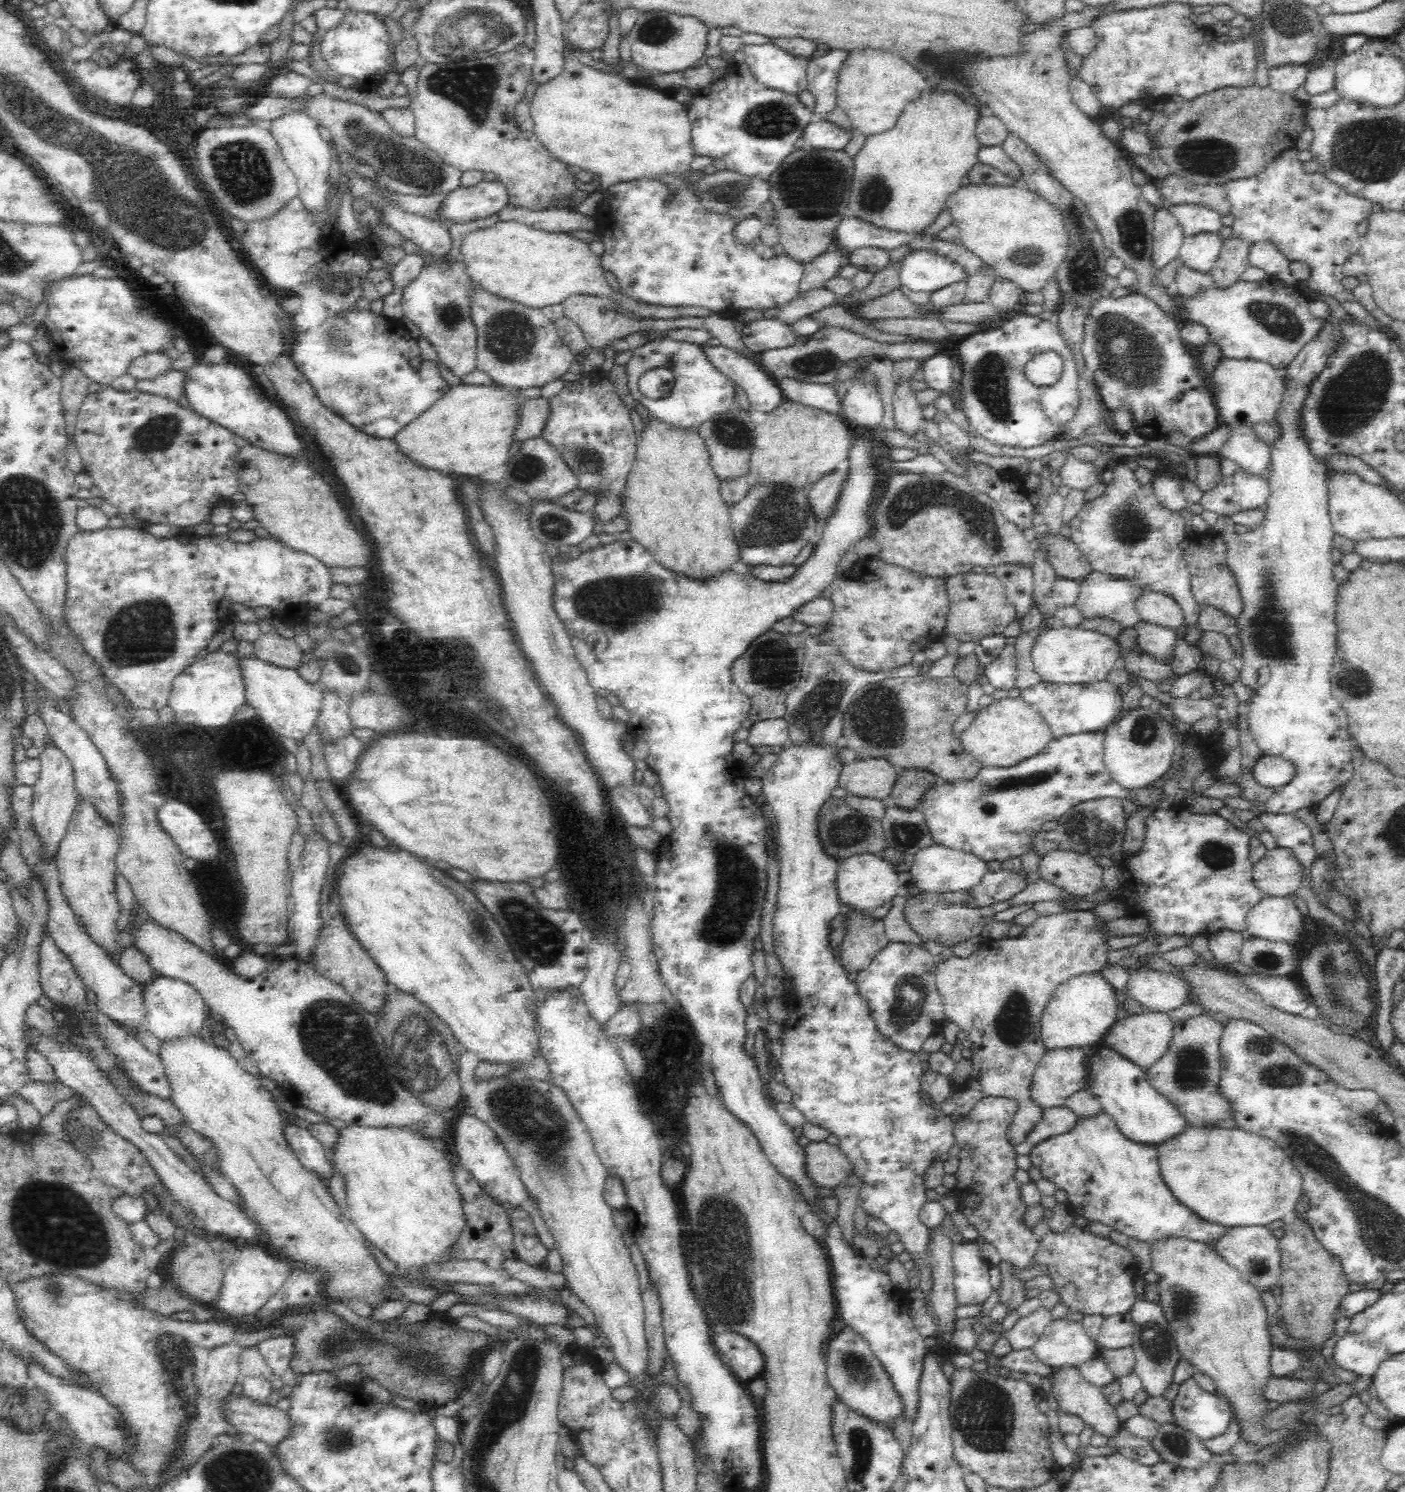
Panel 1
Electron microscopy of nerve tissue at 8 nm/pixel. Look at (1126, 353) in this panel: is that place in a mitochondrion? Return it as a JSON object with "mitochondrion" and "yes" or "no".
{"mitochondrion":"yes"}

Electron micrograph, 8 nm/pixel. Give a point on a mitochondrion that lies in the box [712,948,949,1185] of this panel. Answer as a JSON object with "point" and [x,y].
{"point":[910,991]}

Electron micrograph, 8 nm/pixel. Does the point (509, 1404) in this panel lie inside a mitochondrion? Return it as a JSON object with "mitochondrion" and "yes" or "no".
{"mitochondrion":"yes"}

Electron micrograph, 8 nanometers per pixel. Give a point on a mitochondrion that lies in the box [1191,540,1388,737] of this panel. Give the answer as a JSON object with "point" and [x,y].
{"point":[1271,635]}

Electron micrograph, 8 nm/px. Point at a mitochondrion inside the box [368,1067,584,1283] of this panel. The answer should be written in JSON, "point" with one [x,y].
{"point":[525,1114]}

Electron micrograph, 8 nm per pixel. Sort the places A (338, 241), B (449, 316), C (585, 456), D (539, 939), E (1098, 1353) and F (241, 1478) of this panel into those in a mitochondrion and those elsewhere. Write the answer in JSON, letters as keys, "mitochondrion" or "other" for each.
{"A":"other","B":"mitochondrion","C":"mitochondrion","D":"mitochondrion","E":"other","F":"mitochondrion"}

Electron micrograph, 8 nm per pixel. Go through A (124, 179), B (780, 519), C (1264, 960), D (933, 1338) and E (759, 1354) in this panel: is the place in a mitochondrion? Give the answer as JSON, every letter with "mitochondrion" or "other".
{"A":"mitochondrion","B":"mitochondrion","C":"mitochondrion","D":"other","E":"other"}

